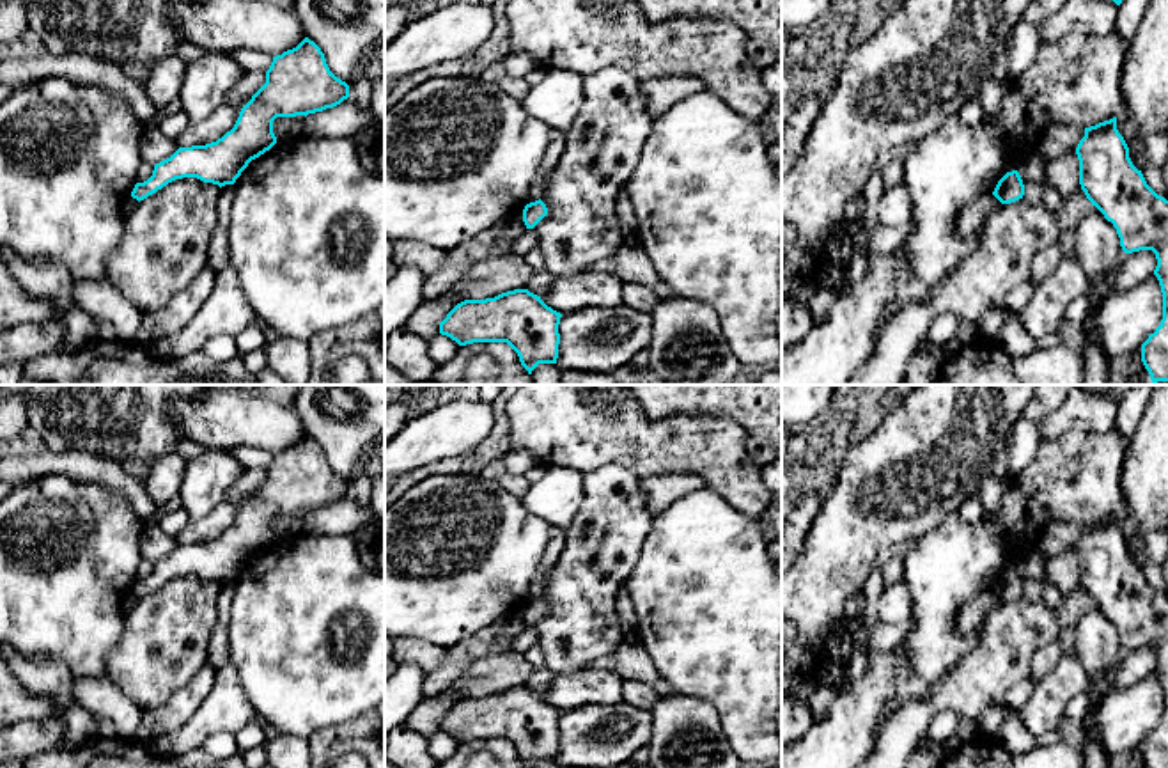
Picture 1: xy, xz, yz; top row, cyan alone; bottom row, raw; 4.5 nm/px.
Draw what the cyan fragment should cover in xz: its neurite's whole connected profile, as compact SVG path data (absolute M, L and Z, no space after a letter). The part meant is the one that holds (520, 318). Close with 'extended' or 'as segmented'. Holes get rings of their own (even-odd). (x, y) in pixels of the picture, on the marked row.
M528 289L457 303L440 323L440 333L459 346L507 342L532 374L539 364L557 364L562 314Z; as segmented

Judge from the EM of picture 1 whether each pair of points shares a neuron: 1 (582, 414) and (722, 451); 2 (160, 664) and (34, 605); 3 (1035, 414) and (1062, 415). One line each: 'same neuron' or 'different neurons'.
1: same neuron
2: different neurons
3: different neurons

